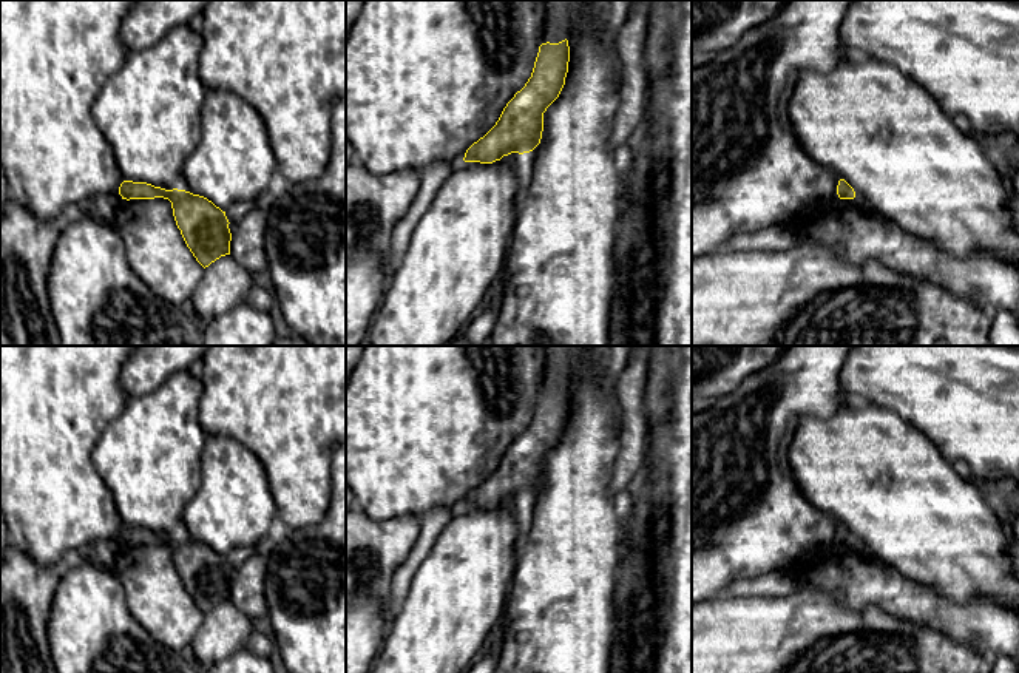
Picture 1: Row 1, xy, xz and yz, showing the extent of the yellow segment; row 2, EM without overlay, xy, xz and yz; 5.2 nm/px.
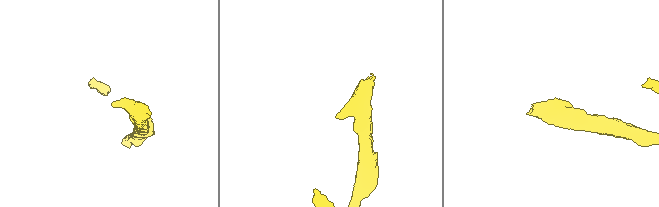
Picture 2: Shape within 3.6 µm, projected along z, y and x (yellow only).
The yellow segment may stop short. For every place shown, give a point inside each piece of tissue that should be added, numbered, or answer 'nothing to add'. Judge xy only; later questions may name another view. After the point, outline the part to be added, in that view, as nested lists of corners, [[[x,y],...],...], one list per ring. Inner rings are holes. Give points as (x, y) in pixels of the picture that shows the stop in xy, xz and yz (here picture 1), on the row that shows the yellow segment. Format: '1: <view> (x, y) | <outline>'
nothing to add

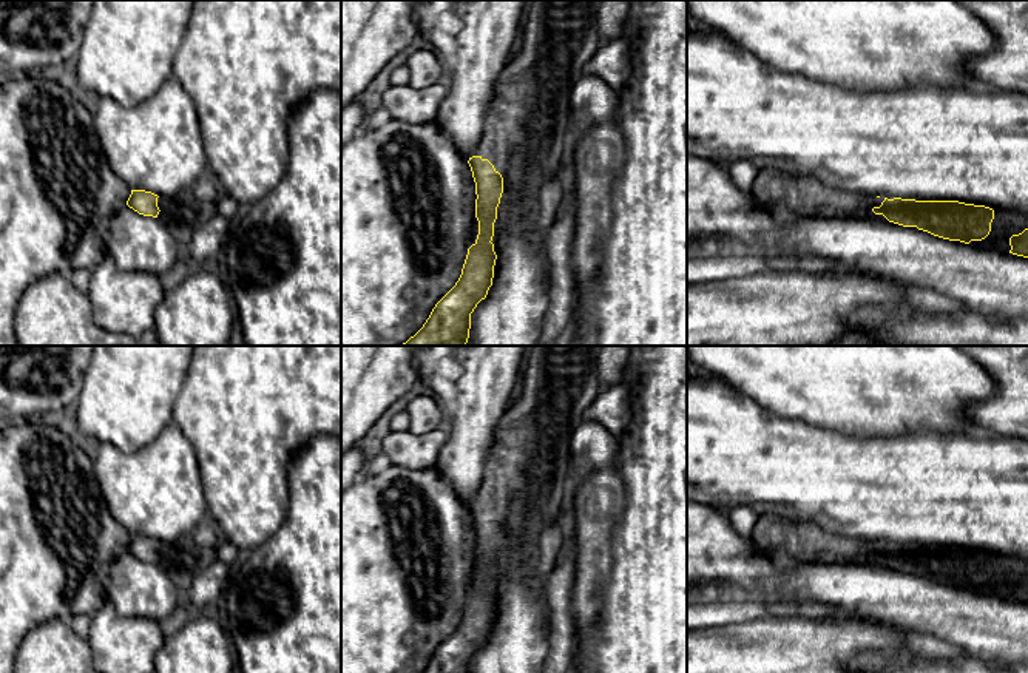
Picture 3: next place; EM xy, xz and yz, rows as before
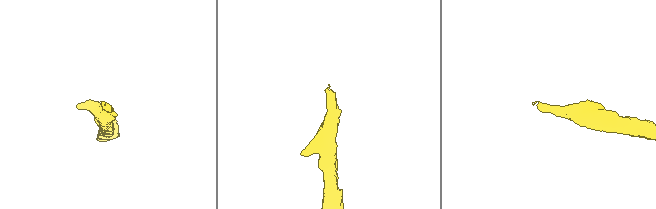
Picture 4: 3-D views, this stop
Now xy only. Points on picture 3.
1: xy (182, 213) | [[[191,190],[168,198],[159,196],[157,207],[161,211],[156,219],[168,228],[182,249],[190,244],[198,227],[218,215],[215,202],[196,199]]]

